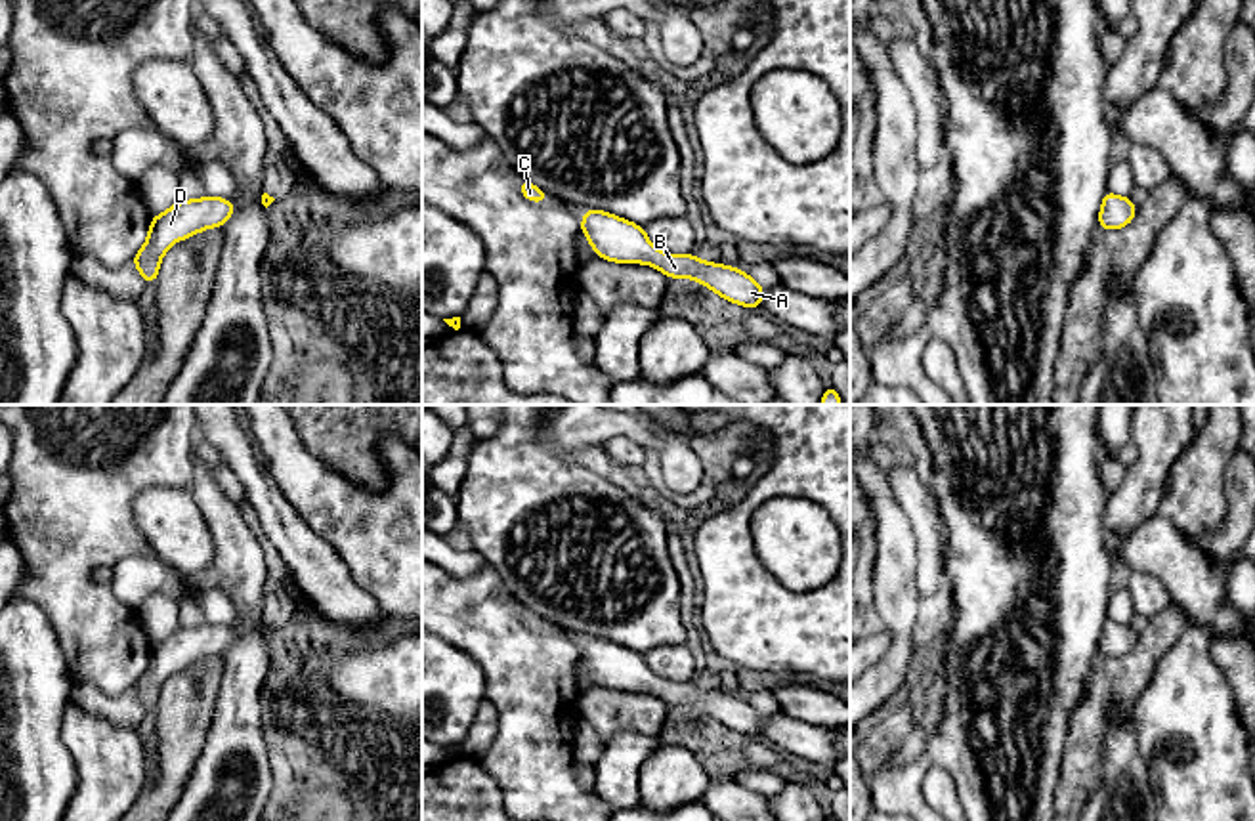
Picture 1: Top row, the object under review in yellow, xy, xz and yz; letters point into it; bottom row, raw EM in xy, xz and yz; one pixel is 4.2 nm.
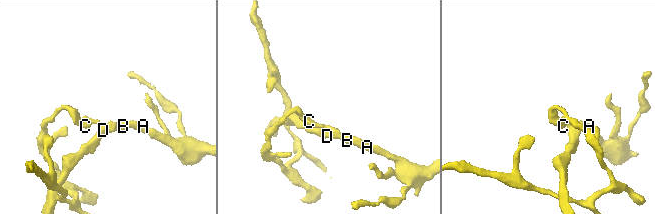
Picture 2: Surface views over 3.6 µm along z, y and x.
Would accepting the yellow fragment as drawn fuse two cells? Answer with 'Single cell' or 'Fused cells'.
Single cell

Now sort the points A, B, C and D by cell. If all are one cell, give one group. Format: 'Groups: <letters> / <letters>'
Groups: A B C D

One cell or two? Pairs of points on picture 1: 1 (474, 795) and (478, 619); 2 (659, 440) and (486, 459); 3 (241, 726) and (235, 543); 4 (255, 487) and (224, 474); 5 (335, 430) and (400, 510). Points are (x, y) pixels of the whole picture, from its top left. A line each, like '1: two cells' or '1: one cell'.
1: two cells
2: one cell
3: one cell
4: two cells
5: two cells

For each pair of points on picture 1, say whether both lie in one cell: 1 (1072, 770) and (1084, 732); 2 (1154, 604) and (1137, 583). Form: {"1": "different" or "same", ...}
{"1": "same", "2": "same"}

